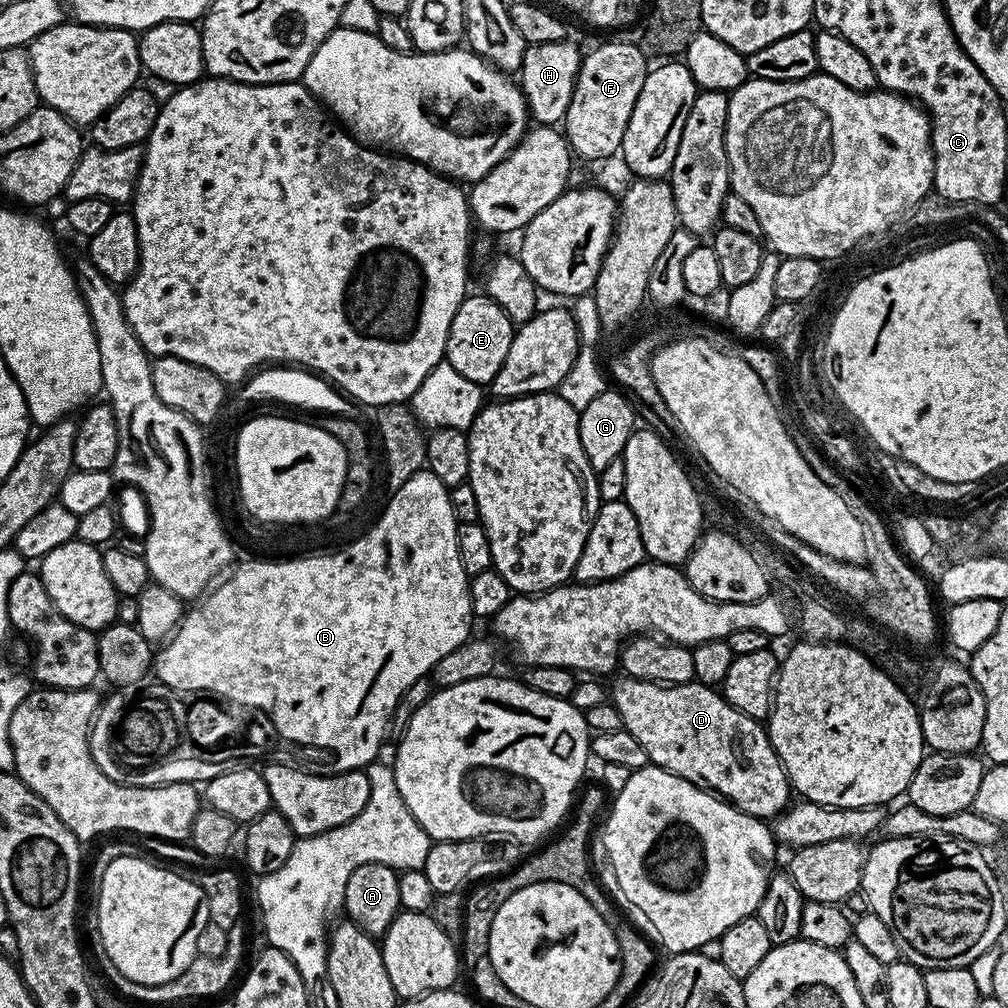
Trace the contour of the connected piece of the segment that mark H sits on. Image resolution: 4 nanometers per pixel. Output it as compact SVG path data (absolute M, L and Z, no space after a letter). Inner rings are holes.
M568 40L529 44L525 47L518 83L520 91L524 94L524 102L528 106L529 117L537 125L556 126L563 121L570 106L570 98L574 94L581 59L582 52Z

